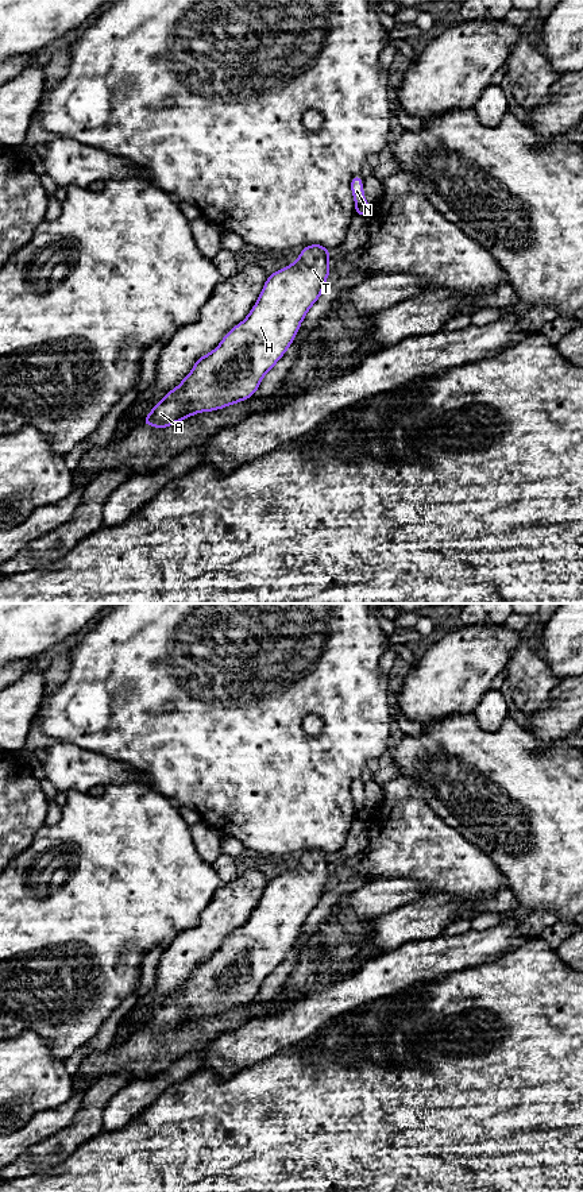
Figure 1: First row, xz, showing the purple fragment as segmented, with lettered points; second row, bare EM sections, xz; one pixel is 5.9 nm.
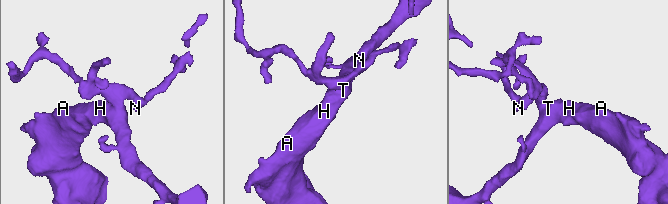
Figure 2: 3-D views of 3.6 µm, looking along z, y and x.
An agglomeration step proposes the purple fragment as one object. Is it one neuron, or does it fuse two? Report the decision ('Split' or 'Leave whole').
Leave whole

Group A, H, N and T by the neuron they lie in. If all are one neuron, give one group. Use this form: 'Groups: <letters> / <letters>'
Groups: A H N T

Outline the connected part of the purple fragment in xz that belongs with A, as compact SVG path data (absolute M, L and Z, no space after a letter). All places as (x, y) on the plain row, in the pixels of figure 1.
M310 849L294 868L270 879L247 922L228 936L212 957L196 965L192 976L165 999L142 1029L169 1033L200 1017L213 1017L252 1002L263 981L285 960L308 915L325 894L325 884L332 877L329 861L323 849Z

